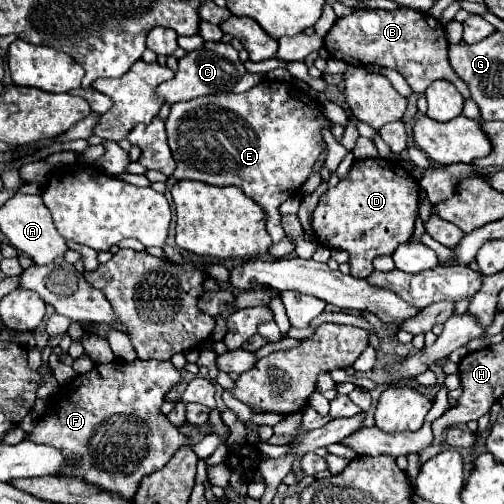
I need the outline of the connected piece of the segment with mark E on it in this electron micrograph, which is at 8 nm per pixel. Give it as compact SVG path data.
M263 80L243 94L229 92L175 104L165 120L169 148L177 162L173 178L241 188L263 208L267 232L273 242L279 242L285 236L279 206L297 194L319 156L327 152L323 128L331 130L331 126L317 100L275 80Z

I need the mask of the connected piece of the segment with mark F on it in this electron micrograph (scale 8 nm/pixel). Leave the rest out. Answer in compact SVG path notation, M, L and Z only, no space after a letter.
M113 360L109 364L95 366L91 372L77 376L57 390L57 394L49 400L47 412L37 418L33 432L27 434L27 440L55 446L65 456L65 466L61 468L59 476L77 476L99 490L119 494L123 500L131 500L143 476L163 468L175 450L189 444L189 438L171 426L165 414L159 410L165 395L179 381L180 372L169 360Z

